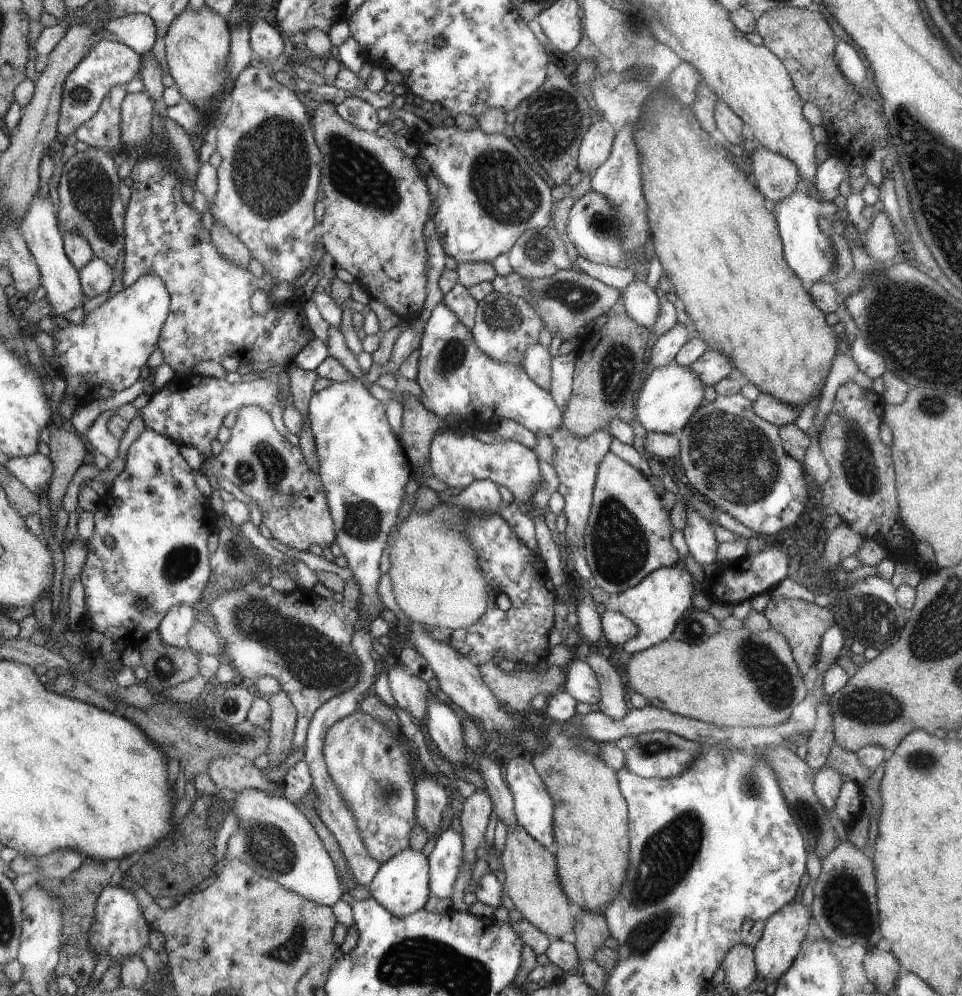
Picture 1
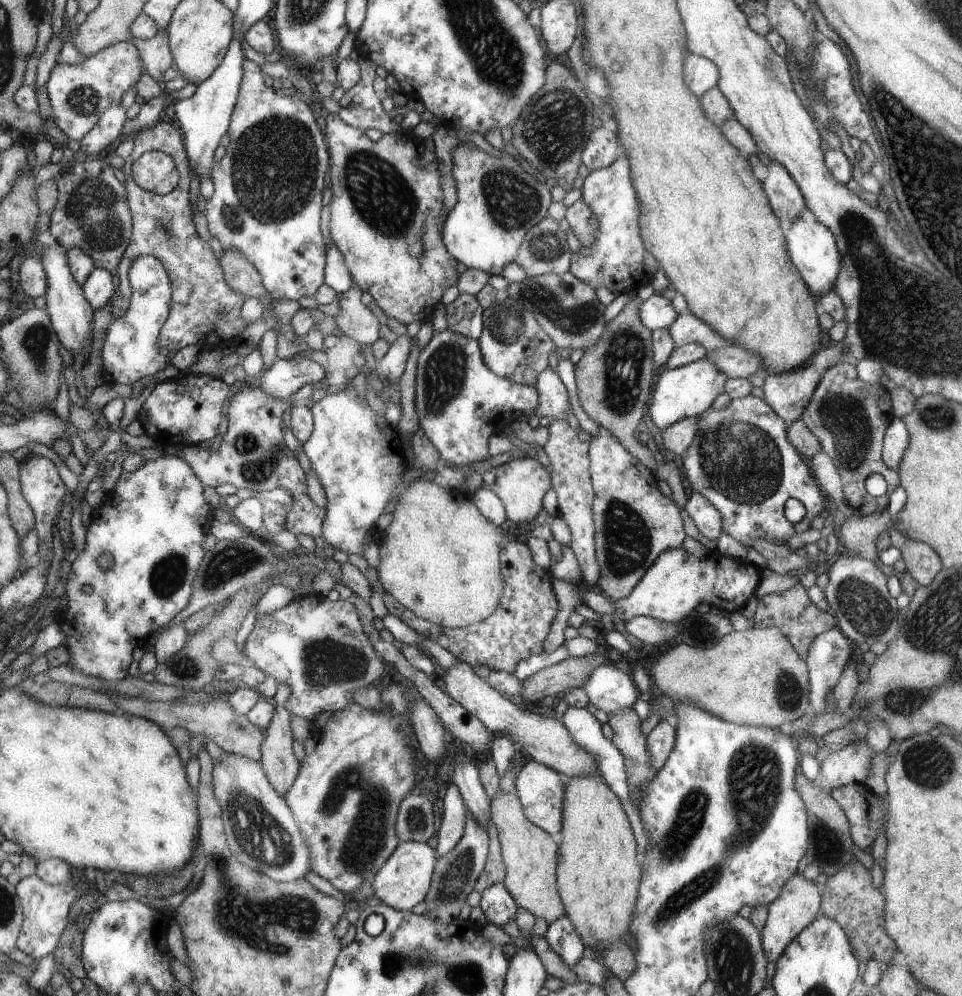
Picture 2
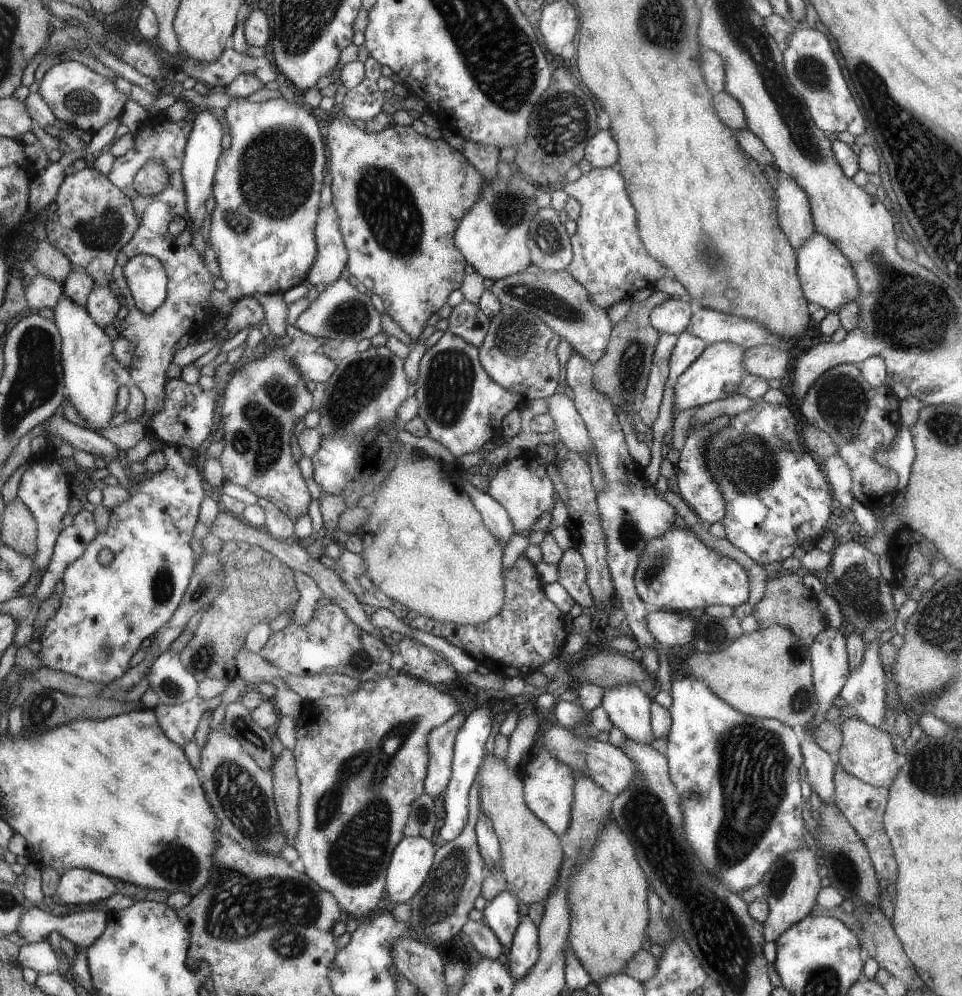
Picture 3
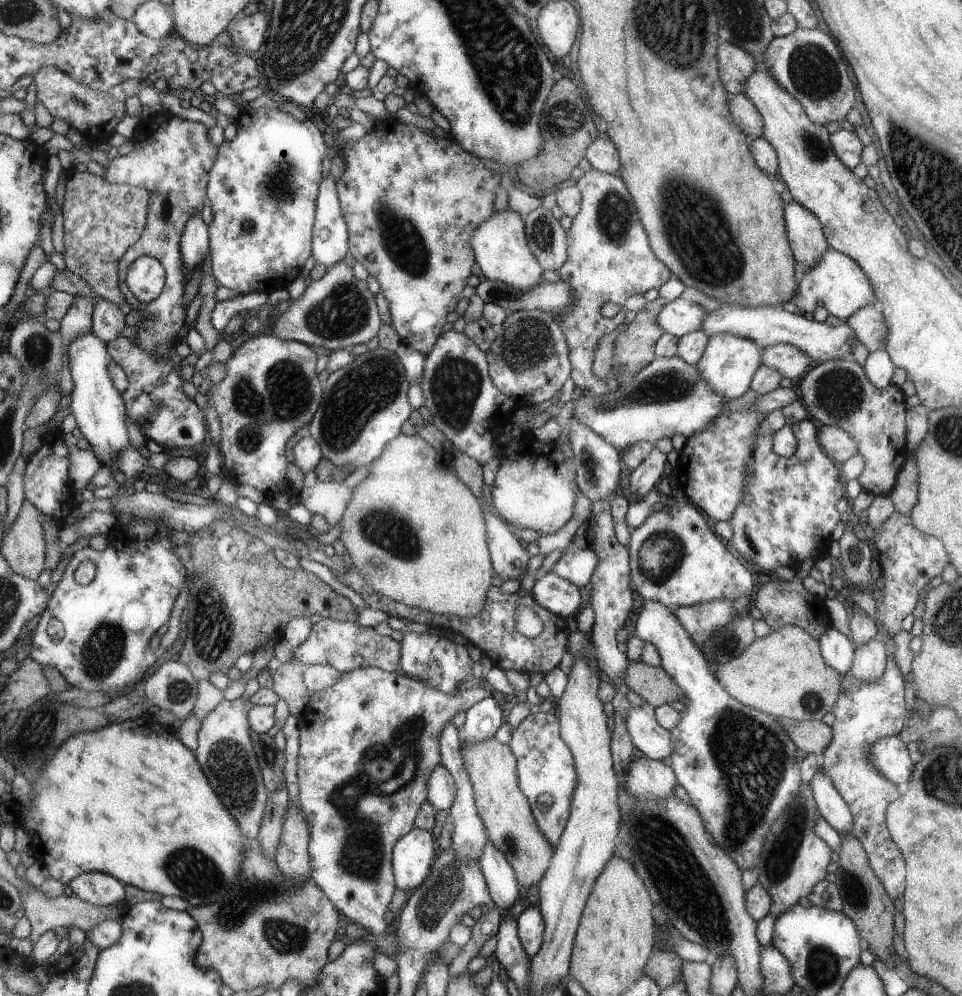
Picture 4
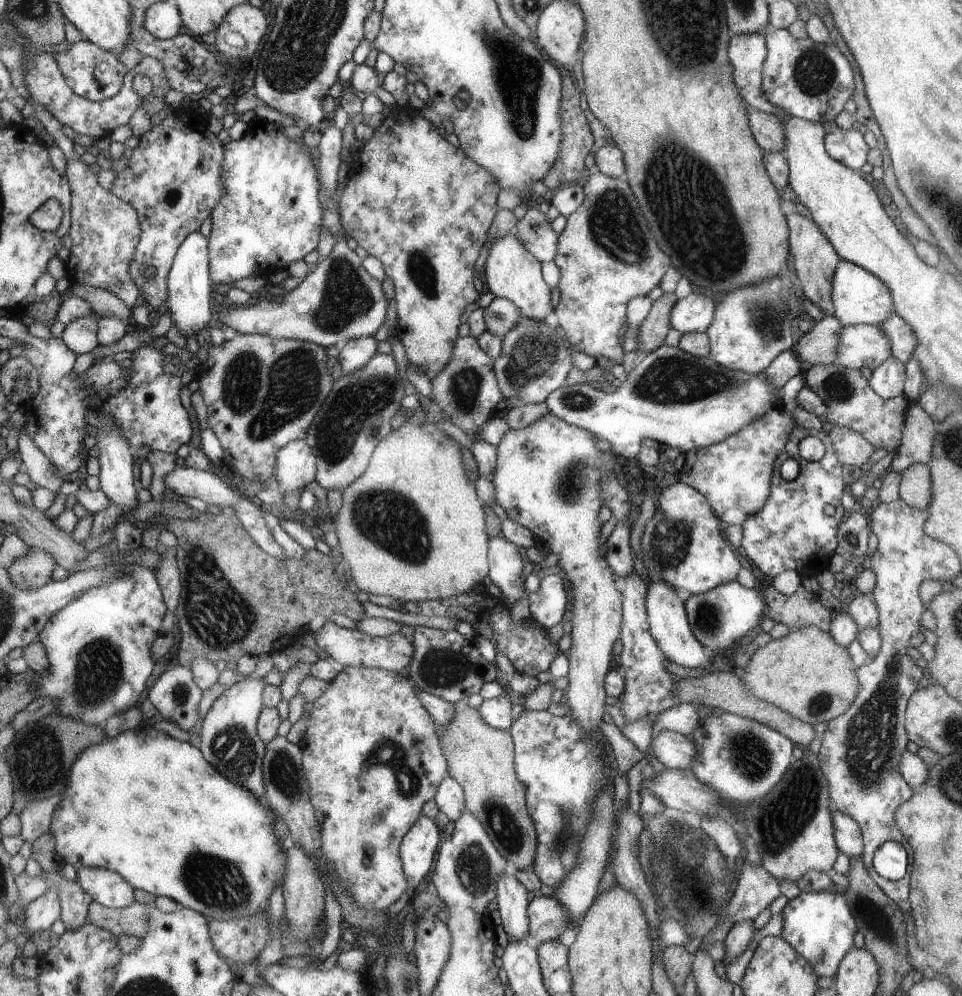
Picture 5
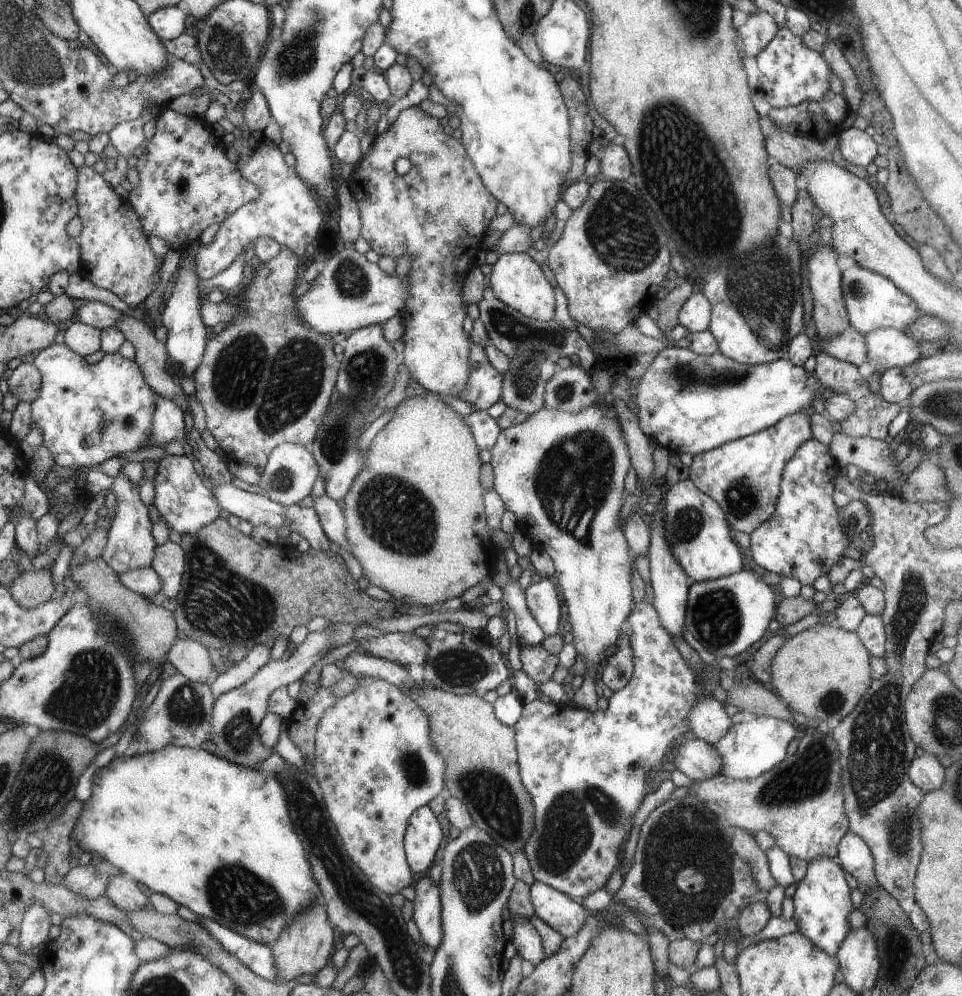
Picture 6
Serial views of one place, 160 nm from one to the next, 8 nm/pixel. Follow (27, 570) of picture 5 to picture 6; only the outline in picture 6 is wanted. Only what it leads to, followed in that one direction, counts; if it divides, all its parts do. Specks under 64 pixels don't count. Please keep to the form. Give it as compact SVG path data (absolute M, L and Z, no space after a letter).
M51 569L23 571L19 580L11 586L15 600L23 605L23 608L36 609L42 604L53 599L55 584Z

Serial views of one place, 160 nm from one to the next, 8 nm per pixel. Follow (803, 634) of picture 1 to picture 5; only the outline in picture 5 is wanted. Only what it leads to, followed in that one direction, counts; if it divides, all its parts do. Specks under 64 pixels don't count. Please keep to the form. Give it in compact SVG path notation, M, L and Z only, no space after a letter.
M799 585L789 596L777 592L772 586L763 592L767 605L767 617L791 628L813 625L828 630L833 612L819 603L817 593L811 593Z

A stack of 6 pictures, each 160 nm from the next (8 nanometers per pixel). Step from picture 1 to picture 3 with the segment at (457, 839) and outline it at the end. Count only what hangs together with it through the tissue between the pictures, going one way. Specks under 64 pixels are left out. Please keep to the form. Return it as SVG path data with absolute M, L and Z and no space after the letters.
M476 707L465 717L459 730L456 732L452 748L452 771L449 782L442 794L445 816L443 816L443 825L437 830L437 834L443 840L453 840L463 830L468 815L467 791L473 782L476 770L479 768L479 763L483 757L485 740L489 736L491 727L491 712L489 712L489 709Z

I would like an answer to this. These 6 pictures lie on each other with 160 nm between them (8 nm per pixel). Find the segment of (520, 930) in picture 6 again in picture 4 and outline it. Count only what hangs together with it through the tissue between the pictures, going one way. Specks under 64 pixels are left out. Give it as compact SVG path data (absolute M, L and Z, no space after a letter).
M489 840L478 858L478 866L485 879L490 905L499 911L510 909L520 898L519 883L512 866Z

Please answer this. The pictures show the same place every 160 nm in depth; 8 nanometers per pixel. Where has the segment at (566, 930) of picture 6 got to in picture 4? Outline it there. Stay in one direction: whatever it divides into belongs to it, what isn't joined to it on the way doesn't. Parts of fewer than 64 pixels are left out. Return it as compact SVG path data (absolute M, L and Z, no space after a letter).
M537 904L529 905L516 918L519 940L525 952L532 957L542 946L545 921Z

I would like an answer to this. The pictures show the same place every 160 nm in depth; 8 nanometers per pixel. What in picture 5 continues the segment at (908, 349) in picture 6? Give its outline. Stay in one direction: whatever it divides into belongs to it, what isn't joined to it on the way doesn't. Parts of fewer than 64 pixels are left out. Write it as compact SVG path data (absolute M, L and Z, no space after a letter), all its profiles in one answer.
M879 325L842 326L838 336L838 345L836 346L835 363L850 369L860 369L863 366L874 369L886 358L889 358L891 354L888 336L881 330Z

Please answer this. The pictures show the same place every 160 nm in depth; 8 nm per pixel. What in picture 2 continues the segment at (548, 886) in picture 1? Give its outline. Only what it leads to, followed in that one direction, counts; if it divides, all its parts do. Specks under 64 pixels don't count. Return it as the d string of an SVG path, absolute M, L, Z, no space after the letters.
M494 792L490 800L490 820L496 828L505 872L503 886L519 908L525 908L534 918L544 918L548 924L561 918L566 907L558 893L558 846L551 835L527 820L517 793Z

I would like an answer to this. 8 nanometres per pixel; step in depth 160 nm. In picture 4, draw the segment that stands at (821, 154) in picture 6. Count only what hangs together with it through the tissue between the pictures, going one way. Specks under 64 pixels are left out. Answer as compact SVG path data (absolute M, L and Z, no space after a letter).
M743 93L730 94L728 97L729 111L734 123L749 139L762 138L762 115L755 105Z

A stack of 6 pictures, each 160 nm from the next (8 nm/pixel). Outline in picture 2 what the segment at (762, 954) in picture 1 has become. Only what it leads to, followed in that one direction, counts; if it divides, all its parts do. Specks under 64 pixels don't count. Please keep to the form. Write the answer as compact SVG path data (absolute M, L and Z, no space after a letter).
M801 873L793 876L783 886L779 896L769 903L766 919L762 928L763 952L766 952L768 961L775 962L785 948L791 944L807 924L813 922L817 908L819 908L819 892L811 880L801 878Z

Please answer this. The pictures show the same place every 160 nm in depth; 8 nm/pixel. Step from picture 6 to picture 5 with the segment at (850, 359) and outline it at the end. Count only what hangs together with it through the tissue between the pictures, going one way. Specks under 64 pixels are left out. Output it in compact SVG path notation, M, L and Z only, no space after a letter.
M825 315L799 338L791 349L801 362L828 365L836 360L836 346L842 324L831 315Z

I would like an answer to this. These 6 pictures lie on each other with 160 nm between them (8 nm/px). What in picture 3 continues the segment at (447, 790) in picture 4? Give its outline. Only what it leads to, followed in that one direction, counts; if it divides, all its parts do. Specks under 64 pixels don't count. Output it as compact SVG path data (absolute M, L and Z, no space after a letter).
M457 711L445 723L432 728L427 735L429 766L426 768L423 792L430 797L443 794L452 771L452 748L457 730L463 720L461 711Z

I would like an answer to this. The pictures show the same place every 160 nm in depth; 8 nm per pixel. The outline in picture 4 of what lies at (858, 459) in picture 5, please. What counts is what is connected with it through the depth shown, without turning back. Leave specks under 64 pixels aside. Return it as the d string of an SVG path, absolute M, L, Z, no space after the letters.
M823 425L818 432L819 444L831 460L842 463L856 454L856 444L849 434L835 425Z

